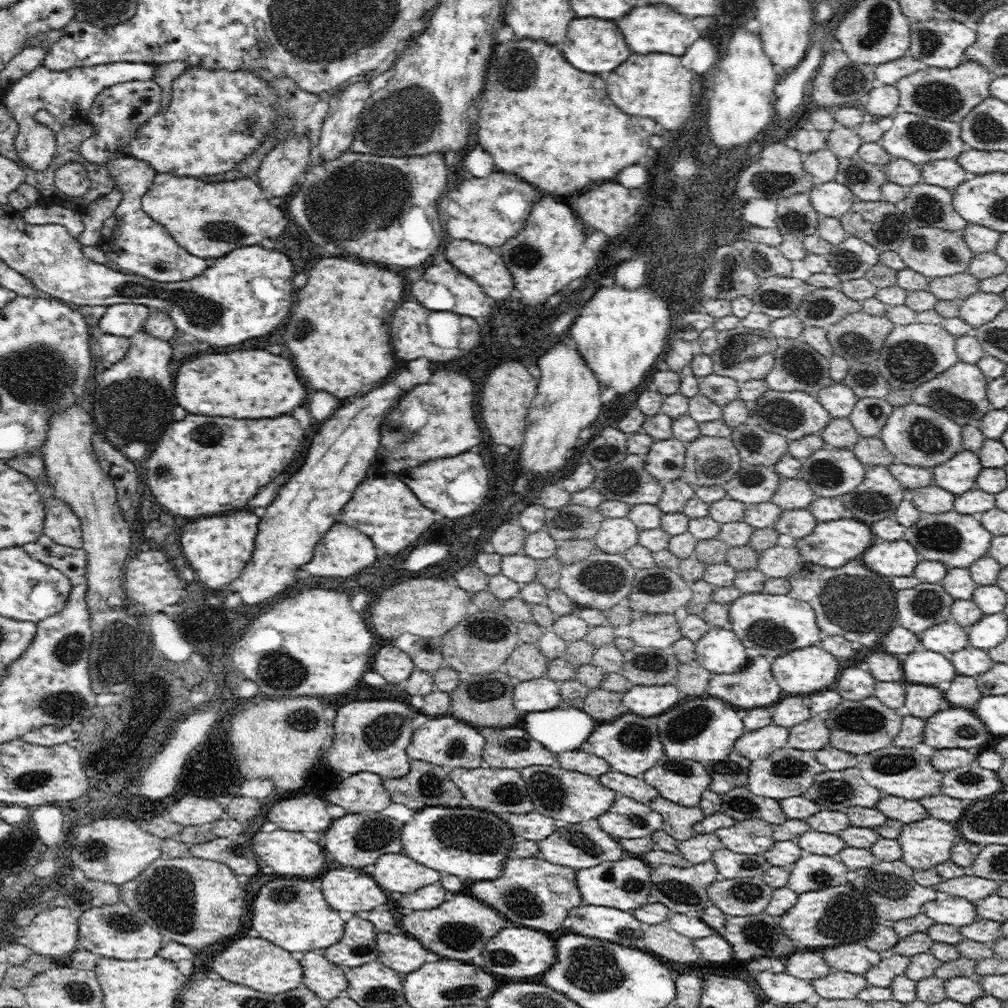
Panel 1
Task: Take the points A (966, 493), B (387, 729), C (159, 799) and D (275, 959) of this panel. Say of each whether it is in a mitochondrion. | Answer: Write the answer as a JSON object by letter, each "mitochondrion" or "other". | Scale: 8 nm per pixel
{"A":"other","B":"mitochondrion","C":"other","D":"other"}

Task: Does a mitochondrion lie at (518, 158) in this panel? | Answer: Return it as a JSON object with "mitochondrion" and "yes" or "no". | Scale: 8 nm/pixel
{"mitochondrion":"no"}

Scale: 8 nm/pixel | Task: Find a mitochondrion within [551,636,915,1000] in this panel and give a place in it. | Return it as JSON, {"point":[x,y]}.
{"point":[591,967]}

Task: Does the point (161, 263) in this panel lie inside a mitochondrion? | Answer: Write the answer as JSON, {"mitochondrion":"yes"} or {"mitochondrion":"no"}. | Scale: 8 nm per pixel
{"mitochondrion":"yes"}

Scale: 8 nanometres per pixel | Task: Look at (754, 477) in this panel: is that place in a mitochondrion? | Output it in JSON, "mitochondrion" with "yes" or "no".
{"mitochondrion":"yes"}

